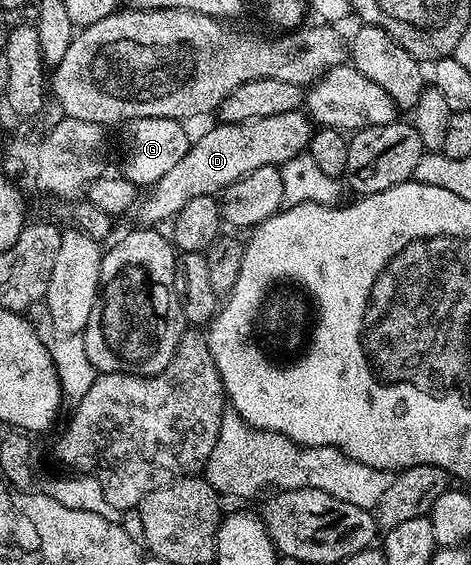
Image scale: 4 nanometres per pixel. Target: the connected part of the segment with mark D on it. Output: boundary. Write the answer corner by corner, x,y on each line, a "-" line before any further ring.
301,110
296,112
270,111
268,115
259,114
254,120
238,124
217,122
214,123
214,128
207,129
198,140
196,137
190,143
187,154
183,154
183,158
179,158
177,165
173,169
167,170
167,174
163,174
163,178
159,178
159,182
148,189
149,197
146,200
144,197
136,205
135,213
137,212
138,218
141,219
138,221
145,226
160,225
160,220
172,221
177,212
183,210
183,206
187,206
187,202
191,202
191,198
216,197
224,192
227,186
231,186
231,182
251,174
251,170
259,170
259,166
271,166
272,164
280,166
286,164
291,158
302,155
308,149
309,140
315,131
308,115

